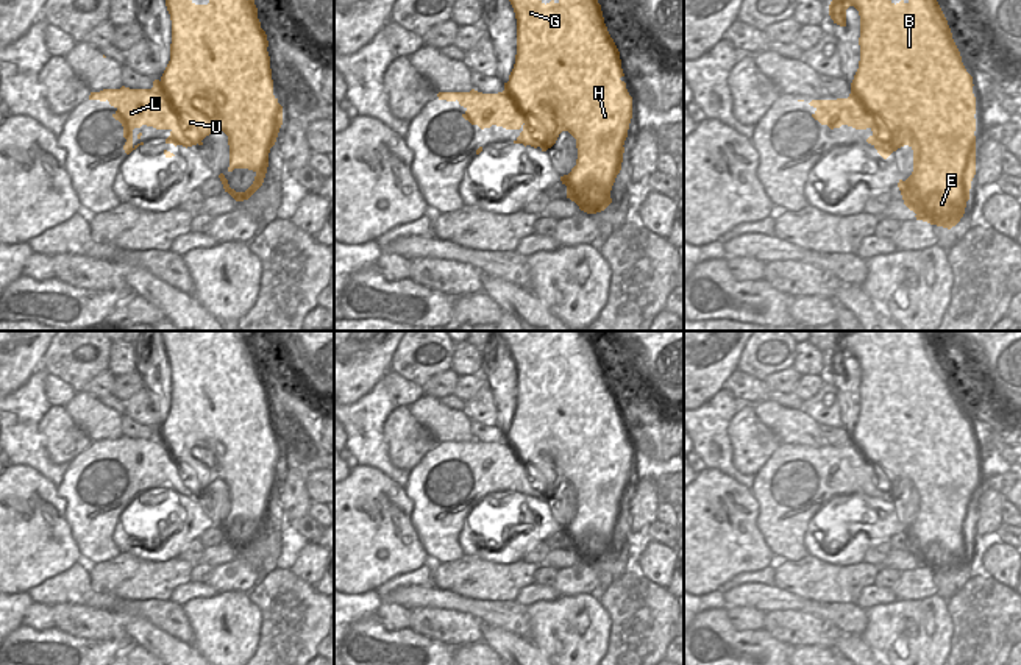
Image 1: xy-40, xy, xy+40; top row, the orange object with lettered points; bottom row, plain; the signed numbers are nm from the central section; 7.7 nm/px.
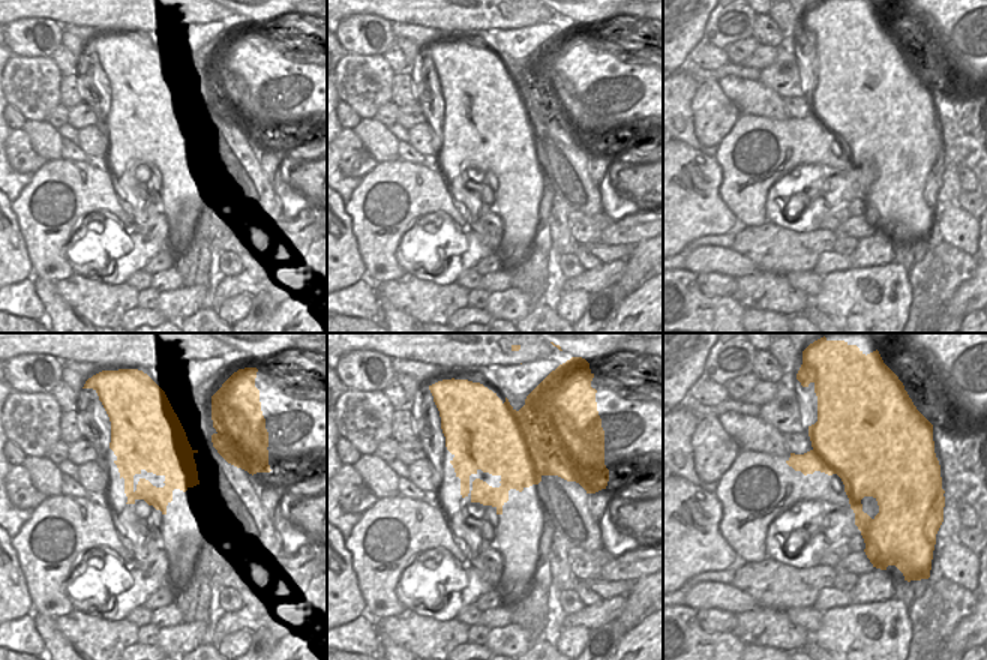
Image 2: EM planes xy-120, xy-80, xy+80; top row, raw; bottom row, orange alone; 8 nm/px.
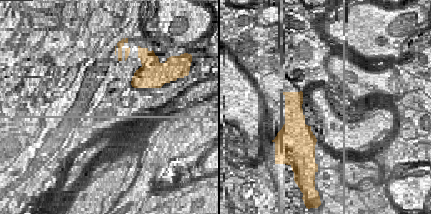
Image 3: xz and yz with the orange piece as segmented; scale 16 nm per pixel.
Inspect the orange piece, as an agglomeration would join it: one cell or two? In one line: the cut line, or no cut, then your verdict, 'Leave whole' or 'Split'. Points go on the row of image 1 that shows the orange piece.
No split. Leave whole

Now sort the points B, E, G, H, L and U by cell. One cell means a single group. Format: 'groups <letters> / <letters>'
groups B E G H L U

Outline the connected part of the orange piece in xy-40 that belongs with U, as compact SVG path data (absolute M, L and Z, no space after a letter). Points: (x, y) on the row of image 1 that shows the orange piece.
M165 0L167 11L172 20L172 44L170 61L159 80L153 81L151 89L103 89L91 92L89 100L109 101L117 111L112 114L123 126L123 137L126 139L123 150L130 155L144 142L133 144L133 130L142 125L156 130L169 130L170 136L165 144L192 147L203 145L203 139L215 130L222 130L228 136L229 145L229 167L248 169L256 173L253 184L245 192L236 192L229 187L223 173L219 175L225 192L236 201L248 200L264 183L269 153L275 145L279 128L283 125L283 106L273 95L273 80L270 69L270 56L267 52L269 41L265 31L261 28L258 19L258 8L254 0L209 0L208 5L195 5L192 0Z

